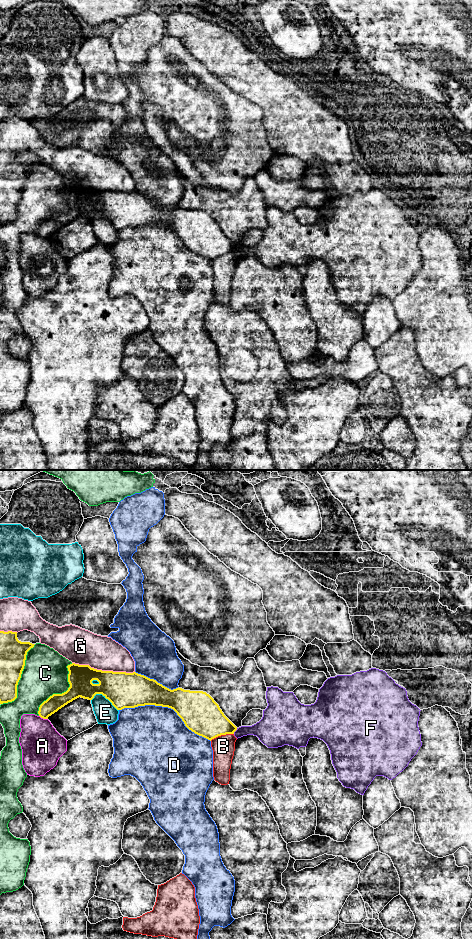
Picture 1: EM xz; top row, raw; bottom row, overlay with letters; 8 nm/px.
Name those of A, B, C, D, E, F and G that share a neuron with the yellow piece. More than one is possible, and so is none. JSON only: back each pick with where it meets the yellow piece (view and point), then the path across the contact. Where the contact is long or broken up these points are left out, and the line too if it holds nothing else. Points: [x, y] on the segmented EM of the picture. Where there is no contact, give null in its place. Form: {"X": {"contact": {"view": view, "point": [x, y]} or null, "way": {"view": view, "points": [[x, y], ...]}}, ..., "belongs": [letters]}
{"belongs": []}

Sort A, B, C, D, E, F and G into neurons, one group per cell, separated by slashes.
A / B / C / D / E / F / G

